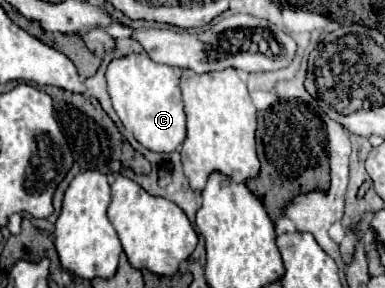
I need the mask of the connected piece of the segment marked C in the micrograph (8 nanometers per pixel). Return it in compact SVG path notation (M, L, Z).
M128 53L108 63L106 81L114 111L138 143L158 153L178 149L186 135L186 121L178 89L178 71L174 67L154 63L146 53Z

